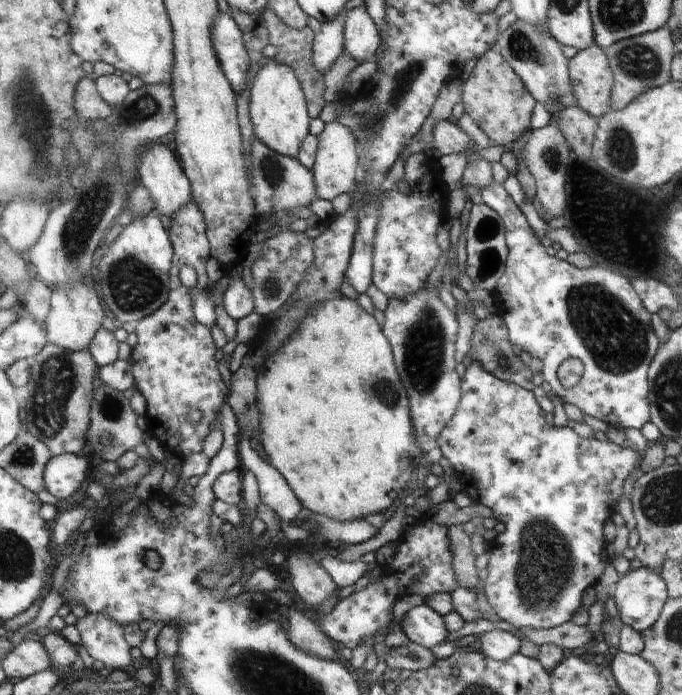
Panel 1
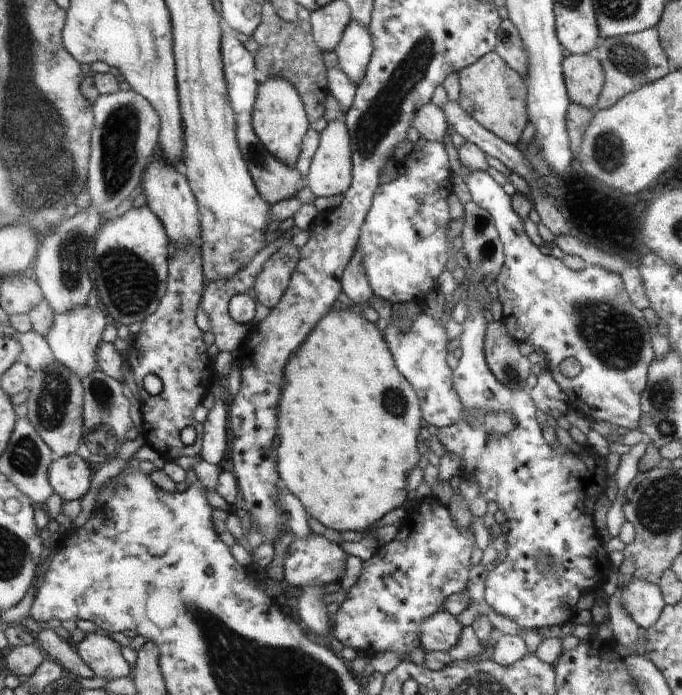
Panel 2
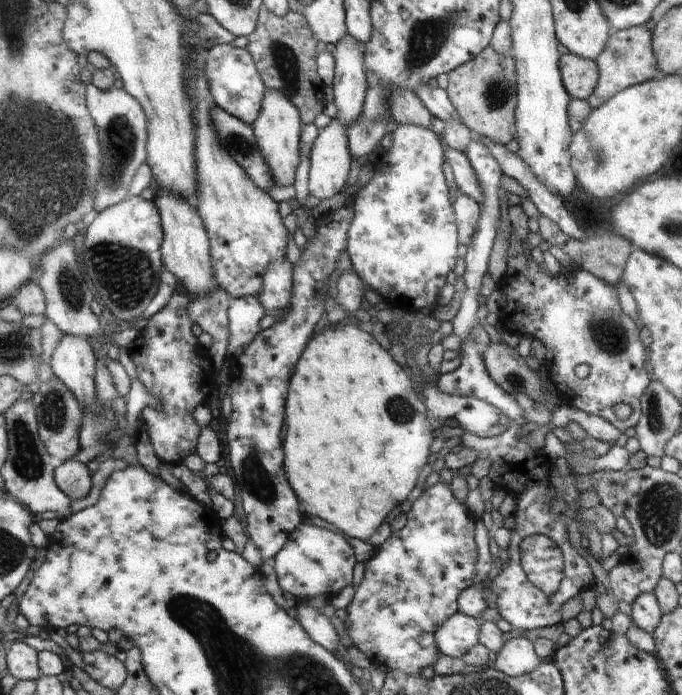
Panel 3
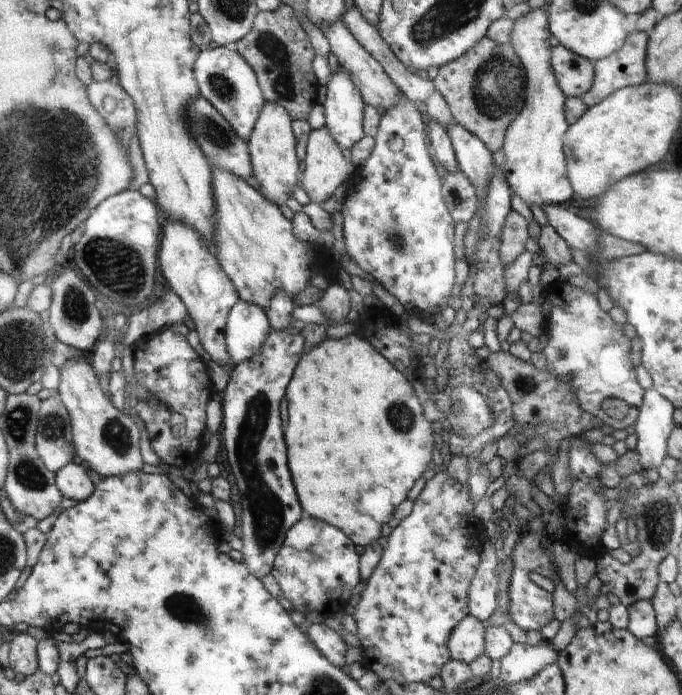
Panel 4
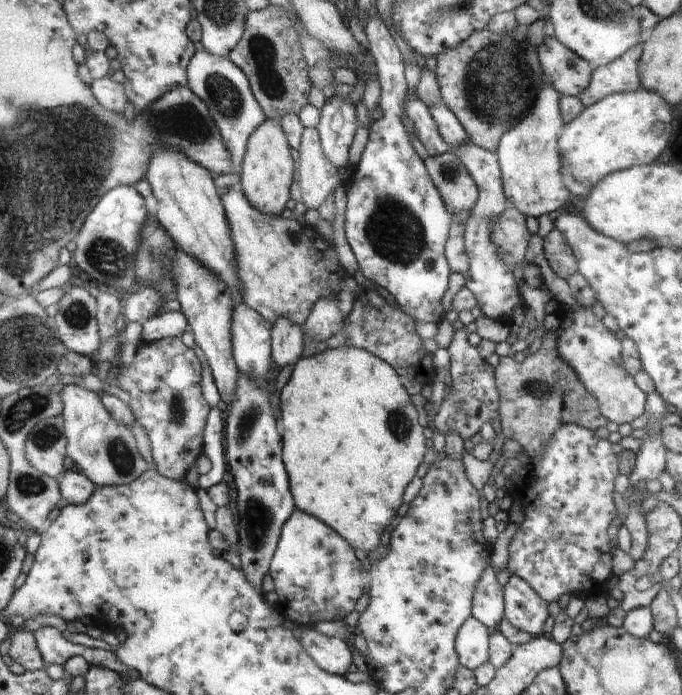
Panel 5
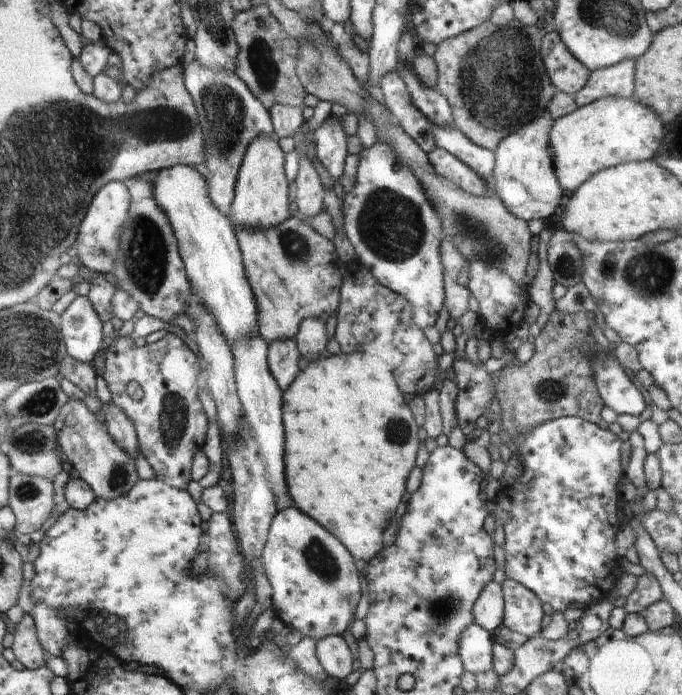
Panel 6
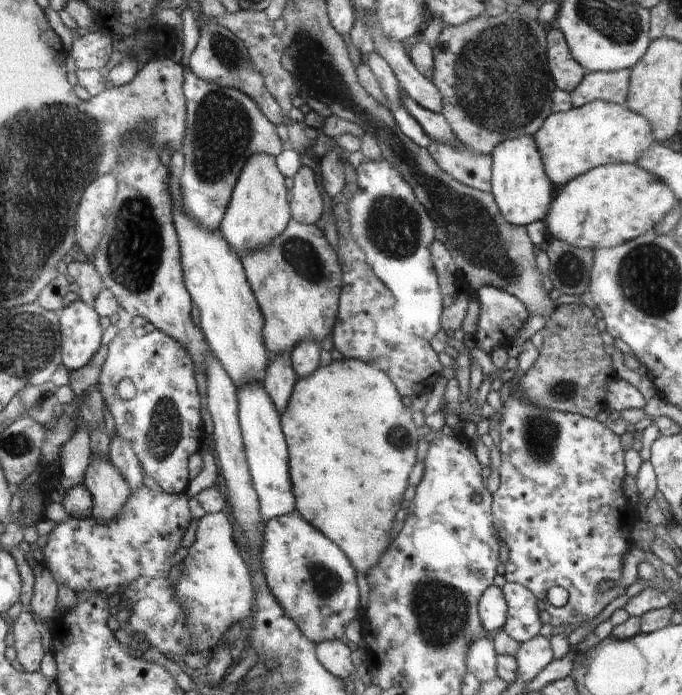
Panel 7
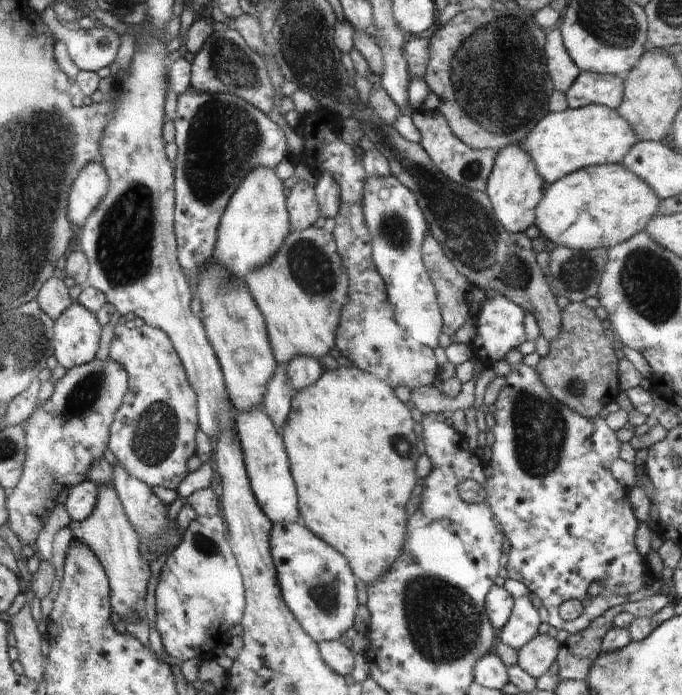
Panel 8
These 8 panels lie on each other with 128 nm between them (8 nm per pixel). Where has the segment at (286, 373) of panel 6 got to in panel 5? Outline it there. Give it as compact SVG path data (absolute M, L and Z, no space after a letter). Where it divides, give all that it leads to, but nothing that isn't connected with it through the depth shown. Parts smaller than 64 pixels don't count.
M280 317L272 324L272 358L278 368L296 365L304 347L302 326L288 317Z

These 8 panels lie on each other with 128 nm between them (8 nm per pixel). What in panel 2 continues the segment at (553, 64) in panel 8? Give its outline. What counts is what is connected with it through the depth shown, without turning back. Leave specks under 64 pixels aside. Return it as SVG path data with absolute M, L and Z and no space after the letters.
M595 52L577 55L570 53L562 64L565 85L572 103L598 110L598 97L605 84L605 69Z

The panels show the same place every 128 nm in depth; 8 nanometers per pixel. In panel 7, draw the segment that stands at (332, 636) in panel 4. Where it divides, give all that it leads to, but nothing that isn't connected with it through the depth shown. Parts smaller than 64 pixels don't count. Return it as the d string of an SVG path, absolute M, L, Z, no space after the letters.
M341 639L315 644L318 660L339 679L348 678L355 667L350 659L351 650Z

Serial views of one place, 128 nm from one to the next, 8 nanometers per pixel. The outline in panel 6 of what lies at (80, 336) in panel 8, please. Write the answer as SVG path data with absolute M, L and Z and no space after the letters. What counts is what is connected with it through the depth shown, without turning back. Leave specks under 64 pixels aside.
M80 295L65 310L63 333L69 354L92 363L104 348L104 322L88 295Z

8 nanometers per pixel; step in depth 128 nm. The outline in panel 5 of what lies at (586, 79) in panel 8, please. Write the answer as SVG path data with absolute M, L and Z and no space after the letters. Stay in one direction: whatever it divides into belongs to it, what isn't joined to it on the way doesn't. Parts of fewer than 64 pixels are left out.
M641 39L616 61L594 67L588 88L578 96L582 104L589 107L611 94L638 90L641 86L640 60L643 55L644 39Z

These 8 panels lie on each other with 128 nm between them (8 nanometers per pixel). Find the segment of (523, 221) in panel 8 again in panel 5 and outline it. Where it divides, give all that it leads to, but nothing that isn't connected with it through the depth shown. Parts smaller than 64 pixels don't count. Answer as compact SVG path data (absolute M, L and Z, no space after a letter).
M550 84L541 86L532 112L514 125L500 140L496 150L505 197L524 216L550 214L568 200L571 192L561 175L561 155L558 141L565 126L560 109L560 94Z

